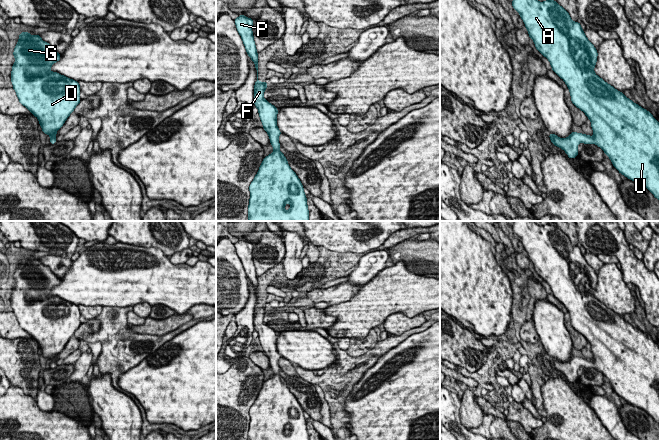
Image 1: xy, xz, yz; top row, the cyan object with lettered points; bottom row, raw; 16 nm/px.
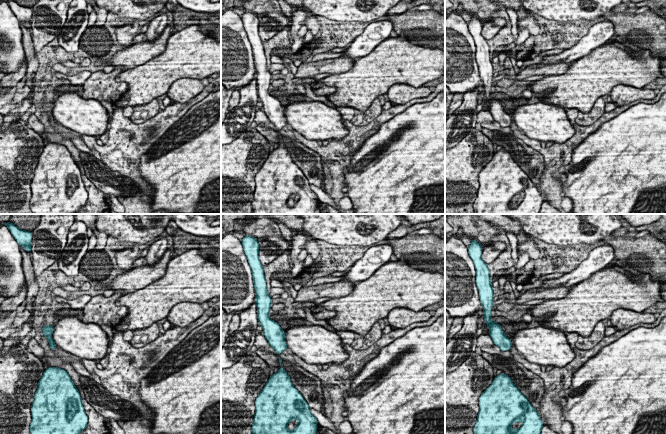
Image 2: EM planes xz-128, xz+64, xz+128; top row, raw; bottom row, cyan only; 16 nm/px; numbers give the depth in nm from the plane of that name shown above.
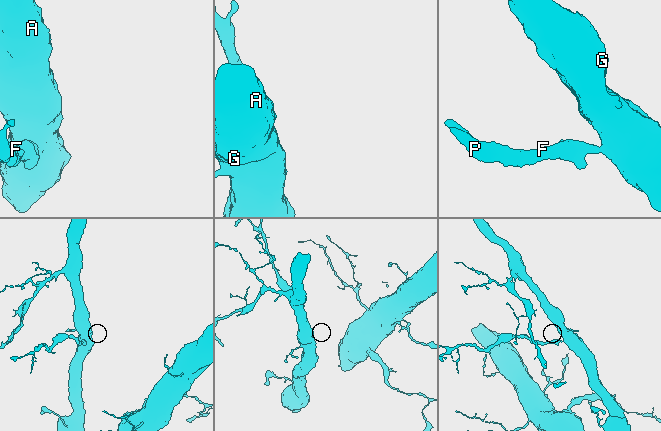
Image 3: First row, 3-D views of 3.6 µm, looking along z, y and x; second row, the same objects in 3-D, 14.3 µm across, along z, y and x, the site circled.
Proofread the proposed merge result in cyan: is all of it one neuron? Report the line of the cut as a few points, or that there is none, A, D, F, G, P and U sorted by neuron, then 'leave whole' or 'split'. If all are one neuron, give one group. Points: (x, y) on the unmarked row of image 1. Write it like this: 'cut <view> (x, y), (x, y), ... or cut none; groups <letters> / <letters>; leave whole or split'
cut none; groups A D F G P U; leave whole

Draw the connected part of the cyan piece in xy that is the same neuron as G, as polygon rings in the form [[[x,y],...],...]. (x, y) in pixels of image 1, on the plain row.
[[[30,256],[20,257],[13,279],[15,287],[12,290],[11,306],[19,326],[38,342],[43,357],[51,361],[50,368],[55,368],[56,355],[81,325],[79,306],[50,295],[52,288],[58,286],[61,279],[44,266],[39,258],[31,260]]]

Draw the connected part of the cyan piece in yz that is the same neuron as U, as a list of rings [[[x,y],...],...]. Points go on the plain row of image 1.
[[[513,221],[513,232],[520,238],[530,263],[534,265],[536,273],[546,281],[552,294],[566,307],[572,327],[582,334],[591,345],[593,361],[577,356],[571,356],[567,362],[559,362],[549,357],[551,366],[563,373],[570,383],[579,379],[577,371],[580,366],[584,368],[594,367],[607,379],[613,390],[628,403],[646,411],[655,422],[659,424],[659,346],[650,335],[645,334],[632,324],[628,323],[623,316],[616,314],[606,307],[594,296],[597,286],[597,273],[587,263],[580,247],[574,246],[569,237],[554,224],[539,226],[535,221]]]

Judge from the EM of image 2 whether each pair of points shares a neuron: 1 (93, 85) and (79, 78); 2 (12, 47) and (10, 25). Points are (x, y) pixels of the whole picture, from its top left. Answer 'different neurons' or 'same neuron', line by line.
1: different neurons
2: same neuron

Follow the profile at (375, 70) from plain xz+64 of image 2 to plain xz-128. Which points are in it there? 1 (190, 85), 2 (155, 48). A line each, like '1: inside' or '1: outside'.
1: outside
2: outside

